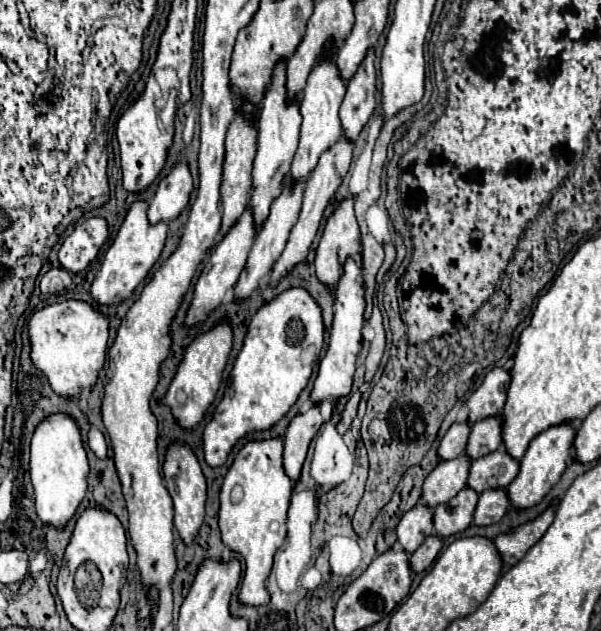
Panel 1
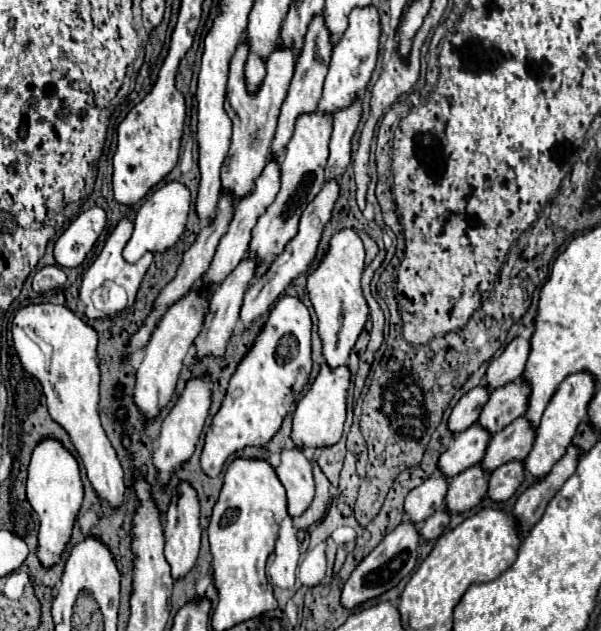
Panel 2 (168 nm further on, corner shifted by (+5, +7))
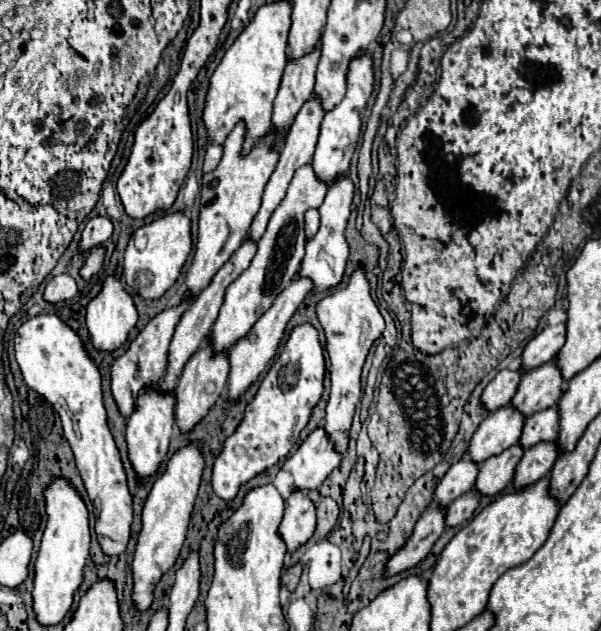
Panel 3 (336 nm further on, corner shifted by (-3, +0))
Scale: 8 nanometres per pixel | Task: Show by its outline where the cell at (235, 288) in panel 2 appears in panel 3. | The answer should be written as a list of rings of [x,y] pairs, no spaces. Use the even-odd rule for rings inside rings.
[[[208,336],[206,344],[188,360],[184,366],[182,378],[176,386],[176,420],[180,430],[190,430],[200,418],[206,416],[208,408],[214,406],[214,402],[220,398],[220,394],[226,388],[228,380],[228,356],[212,356],[212,338]]]

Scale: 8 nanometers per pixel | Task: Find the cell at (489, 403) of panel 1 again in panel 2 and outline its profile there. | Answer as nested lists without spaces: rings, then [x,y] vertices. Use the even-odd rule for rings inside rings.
[[[514,337],[506,345],[504,353],[490,363],[484,383],[492,385],[492,389],[498,389],[498,387],[518,379],[524,371],[528,355],[530,355],[530,339]]]

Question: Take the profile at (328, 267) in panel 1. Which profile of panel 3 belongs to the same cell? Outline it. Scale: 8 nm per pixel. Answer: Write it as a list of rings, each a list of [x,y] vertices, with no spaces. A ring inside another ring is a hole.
[[[358,266],[348,286],[340,292],[328,294],[322,298],[316,306],[318,320],[326,334],[326,350],[330,354],[330,398],[326,406],[326,432],[330,434],[336,450],[346,452],[348,448],[348,430],[354,416],[354,406],[360,400],[360,372],[366,360],[366,354],[376,338],[380,338],[384,330],[384,318],[378,312],[372,296],[370,296],[370,284],[366,280],[366,272],[362,266]]]

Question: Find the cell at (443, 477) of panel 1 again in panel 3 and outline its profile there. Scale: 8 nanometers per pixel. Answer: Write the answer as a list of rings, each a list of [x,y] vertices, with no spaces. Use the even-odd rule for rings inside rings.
[[[510,406],[488,414],[480,422],[478,430],[474,432],[468,444],[470,460],[476,464],[482,464],[490,456],[498,456],[500,452],[516,444],[522,432],[522,424],[524,424],[522,414],[518,414]]]

